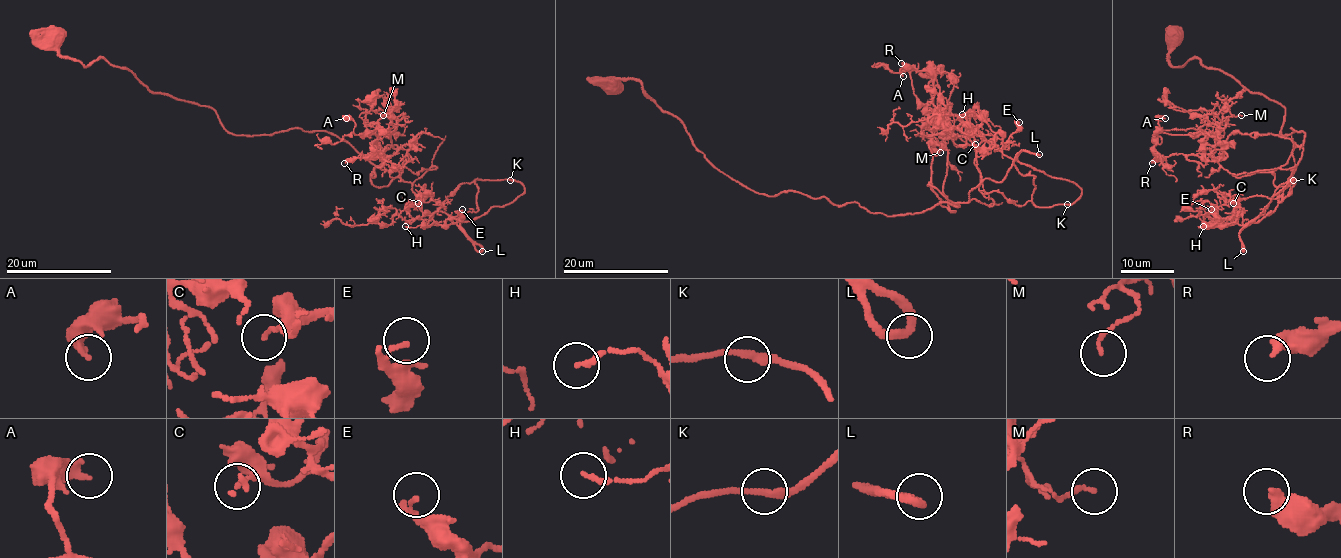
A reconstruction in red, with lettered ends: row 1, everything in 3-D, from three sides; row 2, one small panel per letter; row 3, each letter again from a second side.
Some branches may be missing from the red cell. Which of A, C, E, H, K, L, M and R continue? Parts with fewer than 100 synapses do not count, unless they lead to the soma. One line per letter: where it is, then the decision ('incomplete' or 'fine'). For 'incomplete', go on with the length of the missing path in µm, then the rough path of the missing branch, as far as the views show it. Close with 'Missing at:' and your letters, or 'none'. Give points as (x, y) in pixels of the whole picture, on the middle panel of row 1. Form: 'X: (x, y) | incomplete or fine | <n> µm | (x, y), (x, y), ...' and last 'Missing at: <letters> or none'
A: (903, 76) | fine
C: (975, 144) | fine
E: (1019, 122) | fine
H: (962, 114) | fine
K: (1067, 204) | fine
L: (1039, 154) | fine
M: (940, 152) | fine
R: (901, 63) | fine
Missing at: none

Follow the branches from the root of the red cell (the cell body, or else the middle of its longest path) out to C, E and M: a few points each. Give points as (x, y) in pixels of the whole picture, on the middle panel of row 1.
C: (613, 84), (637, 80), (769, 196), (921, 213), (1014, 162), (1032, 197), (986, 192), (975, 144)
E: (613, 84), (637, 80), (756, 192), (888, 216), (1000, 181), (1019, 122)
M: (613, 84), (637, 80), (769, 196), (958, 205), (928, 185), (946, 207), (934, 126), (940, 152)

